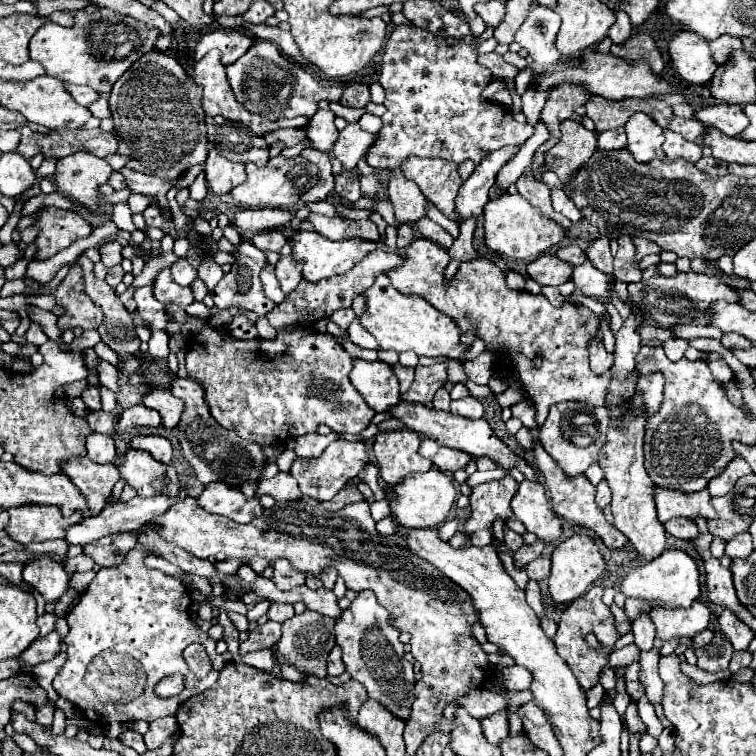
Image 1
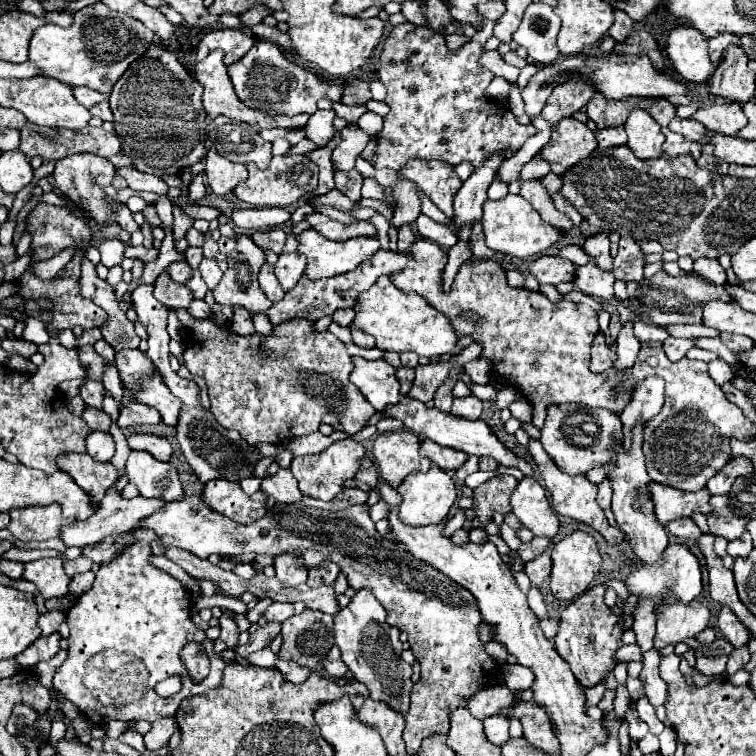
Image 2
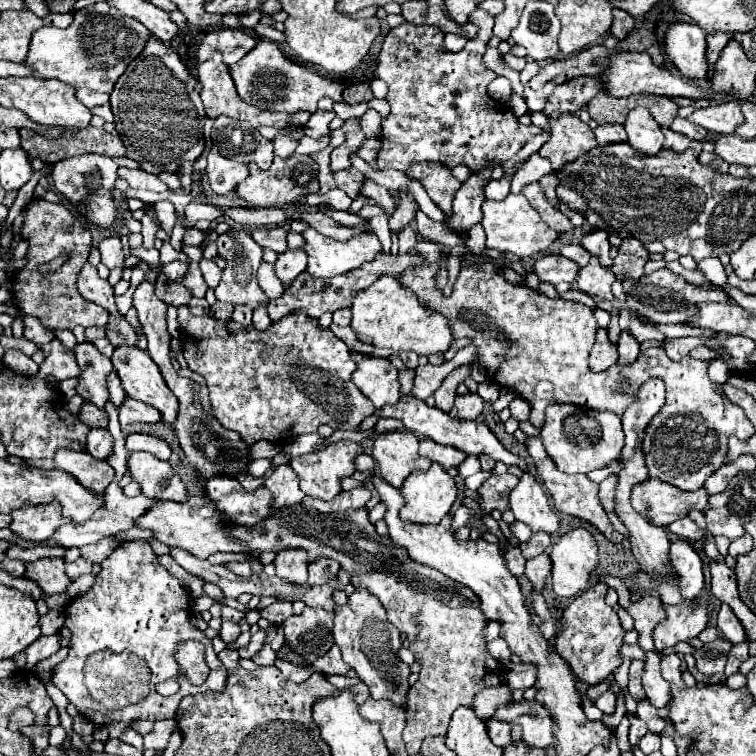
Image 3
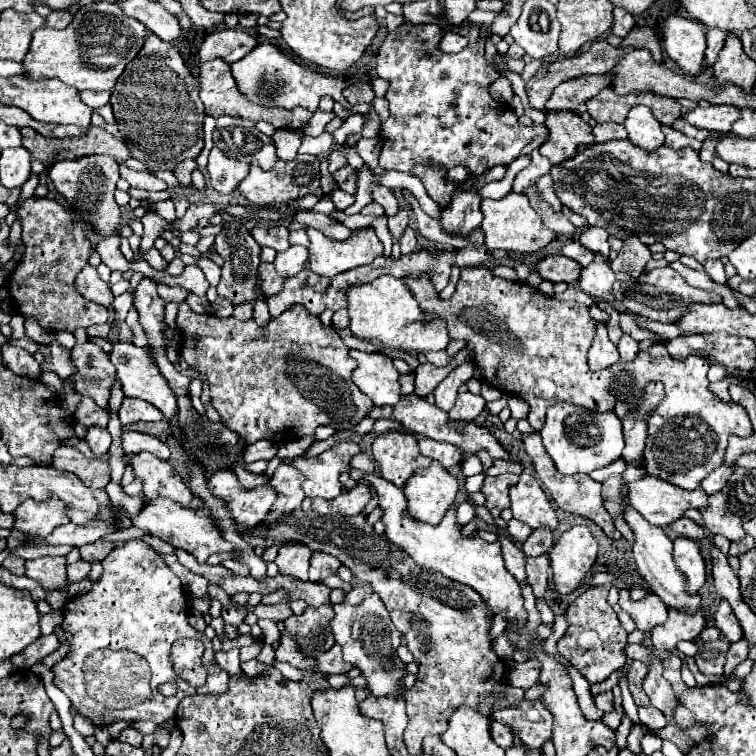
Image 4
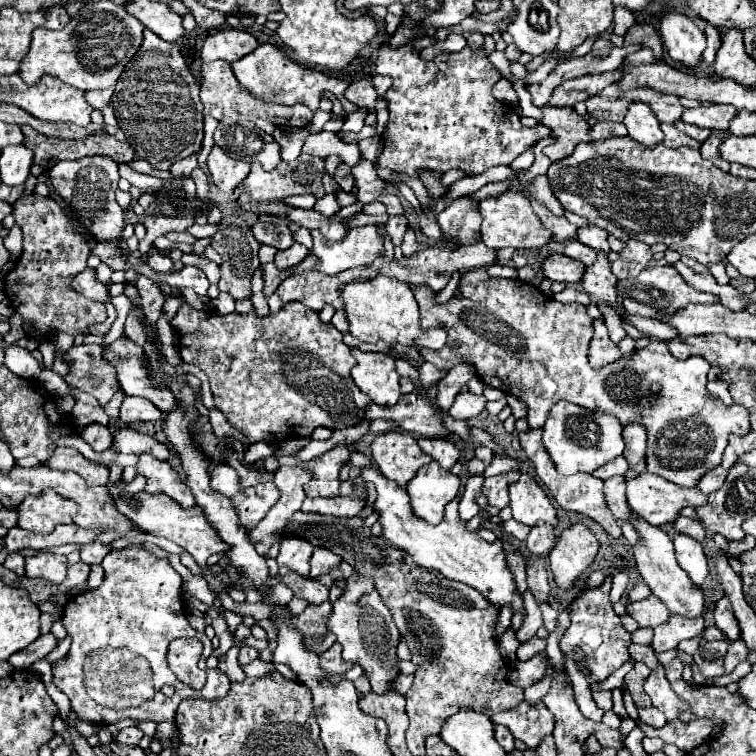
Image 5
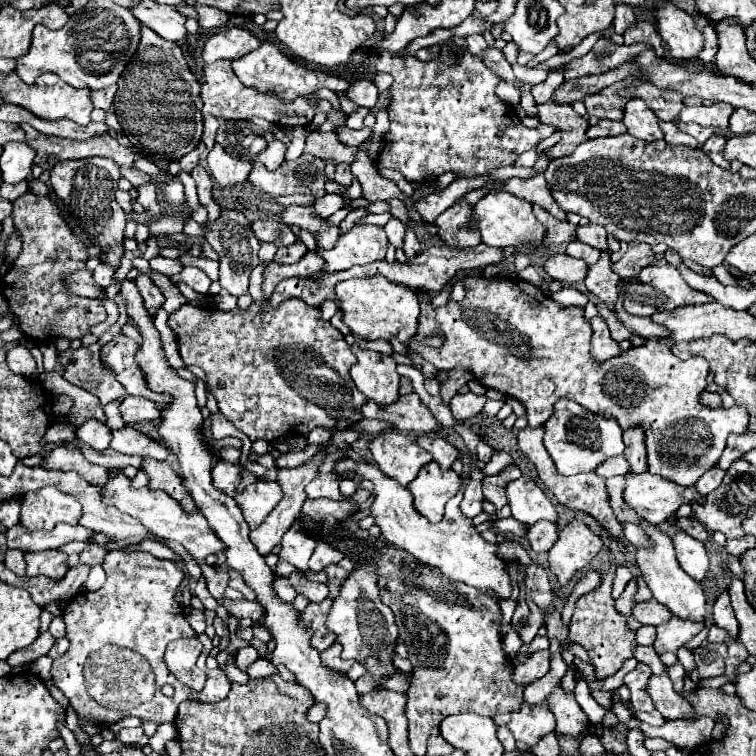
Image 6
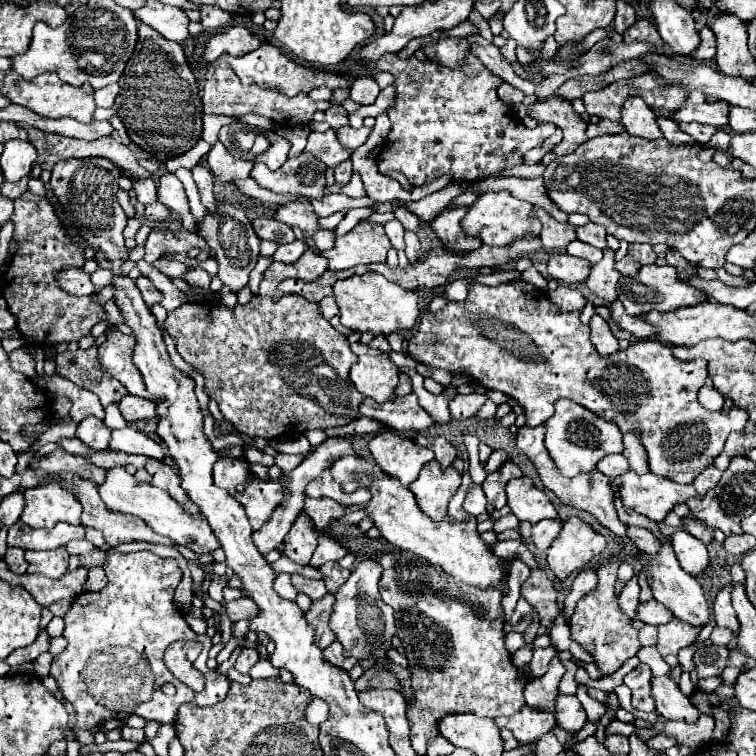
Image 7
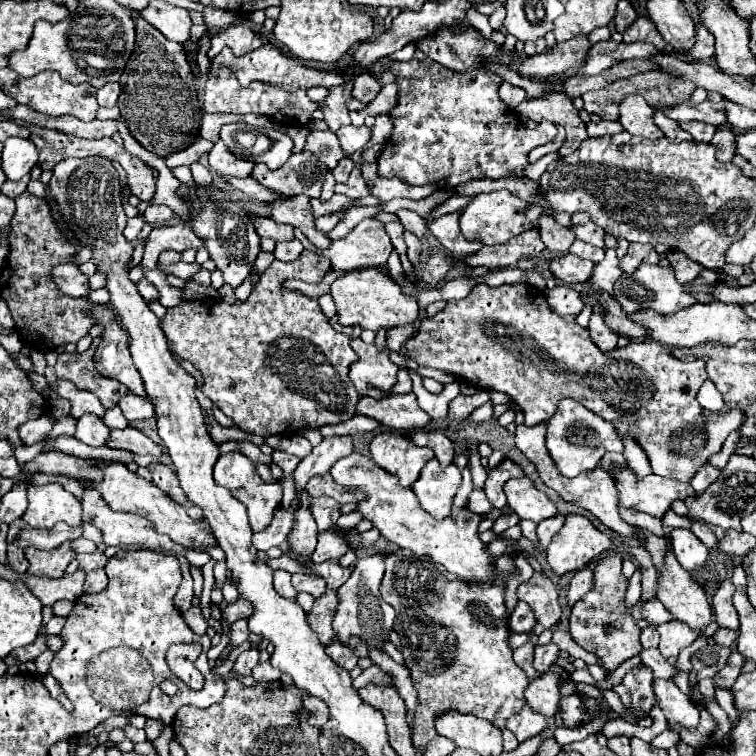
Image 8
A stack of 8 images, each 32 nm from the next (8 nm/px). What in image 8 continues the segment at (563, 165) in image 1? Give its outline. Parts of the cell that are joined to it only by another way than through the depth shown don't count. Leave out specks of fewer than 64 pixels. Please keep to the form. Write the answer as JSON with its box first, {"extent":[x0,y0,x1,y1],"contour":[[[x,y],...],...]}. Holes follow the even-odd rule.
{"extent":[518,92,588,156],"contour":[[[552,92],[540,98],[526,98],[518,104],[518,112],[524,118],[530,118],[534,122],[554,122],[566,128],[566,142],[558,150],[558,154],[566,156],[572,154],[580,142],[588,138],[586,124],[580,120],[578,110],[572,104],[572,98],[566,98],[562,92]]]}

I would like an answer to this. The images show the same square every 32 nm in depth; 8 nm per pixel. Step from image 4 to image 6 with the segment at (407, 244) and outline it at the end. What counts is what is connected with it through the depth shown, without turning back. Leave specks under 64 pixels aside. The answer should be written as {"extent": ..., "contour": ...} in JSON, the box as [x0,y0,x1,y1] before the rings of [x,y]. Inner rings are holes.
{"extent":[404,230,420,258],"contour":[[[406,230],[406,236],[404,236],[404,254],[406,254],[406,258],[414,258],[418,252],[420,252],[420,242],[418,242],[414,230]]]}

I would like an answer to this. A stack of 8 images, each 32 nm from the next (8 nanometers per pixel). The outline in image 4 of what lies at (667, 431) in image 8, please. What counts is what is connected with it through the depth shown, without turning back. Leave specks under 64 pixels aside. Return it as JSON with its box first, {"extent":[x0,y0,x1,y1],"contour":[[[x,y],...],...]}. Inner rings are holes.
{"extent":[406,266,752,490],"contour":[[[478,266],[478,268],[466,268],[462,270],[462,282],[458,282],[456,292],[450,300],[440,300],[438,292],[430,286],[428,278],[420,280],[406,280],[408,288],[412,290],[414,298],[422,306],[422,314],[426,318],[442,318],[448,324],[450,330],[450,340],[464,340],[466,350],[470,352],[472,364],[482,372],[482,380],[506,394],[514,394],[528,402],[530,414],[528,422],[534,430],[540,430],[544,426],[546,410],[554,402],[570,402],[582,408],[588,408],[592,412],[612,412],[620,420],[624,420],[632,408],[642,400],[644,388],[648,382],[662,382],[664,384],[664,400],[658,404],[658,408],[650,414],[648,418],[648,440],[646,440],[646,450],[644,450],[644,468],[648,474],[658,476],[666,482],[672,482],[680,488],[694,490],[706,478],[708,472],[718,468],[724,458],[724,450],[728,444],[728,436],[750,436],[752,424],[746,418],[746,410],[738,404],[724,404],[718,396],[714,396],[708,390],[708,360],[700,356],[688,356],[684,360],[674,360],[666,346],[662,342],[654,342],[648,350],[642,350],[634,362],[616,362],[614,366],[608,366],[606,370],[592,372],[586,360],[588,348],[592,344],[594,336],[594,318],[590,320],[588,308],[578,302],[560,302],[556,298],[550,298],[536,288],[532,288],[526,282],[510,282],[504,278],[496,278],[490,274],[488,266]],[[446,350],[430,352],[430,354],[424,354],[424,356],[426,356],[426,360],[428,360],[430,364],[434,364],[434,366],[446,366],[446,364],[450,364],[450,362],[454,360],[454,356],[450,356]]]}

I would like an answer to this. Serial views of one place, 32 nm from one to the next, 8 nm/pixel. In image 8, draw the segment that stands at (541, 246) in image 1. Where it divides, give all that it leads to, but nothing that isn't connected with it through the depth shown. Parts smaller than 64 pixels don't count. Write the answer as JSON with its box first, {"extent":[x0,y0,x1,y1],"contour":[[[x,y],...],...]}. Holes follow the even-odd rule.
{"extent":[460,190,538,244],"contour":[[[500,190],[500,192],[490,192],[490,194],[478,194],[472,198],[472,202],[468,206],[464,206],[462,214],[460,214],[460,232],[464,234],[466,240],[472,242],[482,242],[482,244],[504,244],[508,242],[512,236],[518,236],[524,230],[530,228],[538,228],[538,224],[528,222],[518,210],[524,208],[526,202],[520,200],[518,196],[514,196],[508,190]]]}

